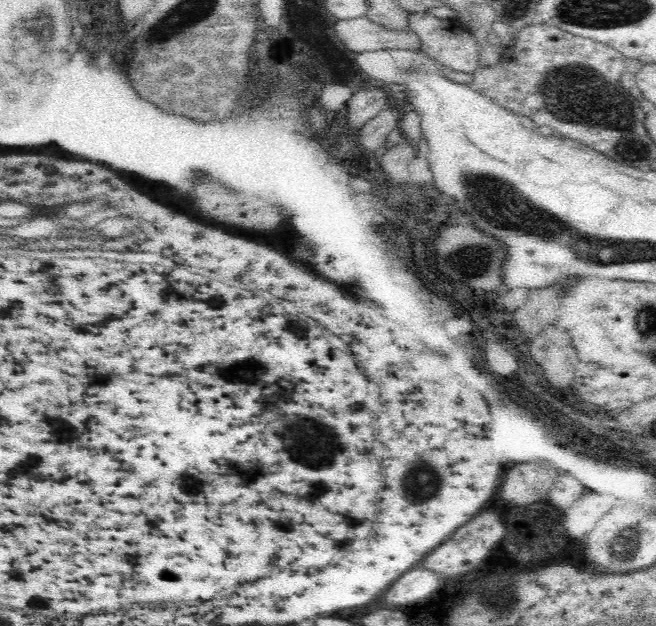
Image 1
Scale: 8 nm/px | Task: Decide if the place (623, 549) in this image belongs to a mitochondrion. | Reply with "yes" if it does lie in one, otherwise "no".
yes

